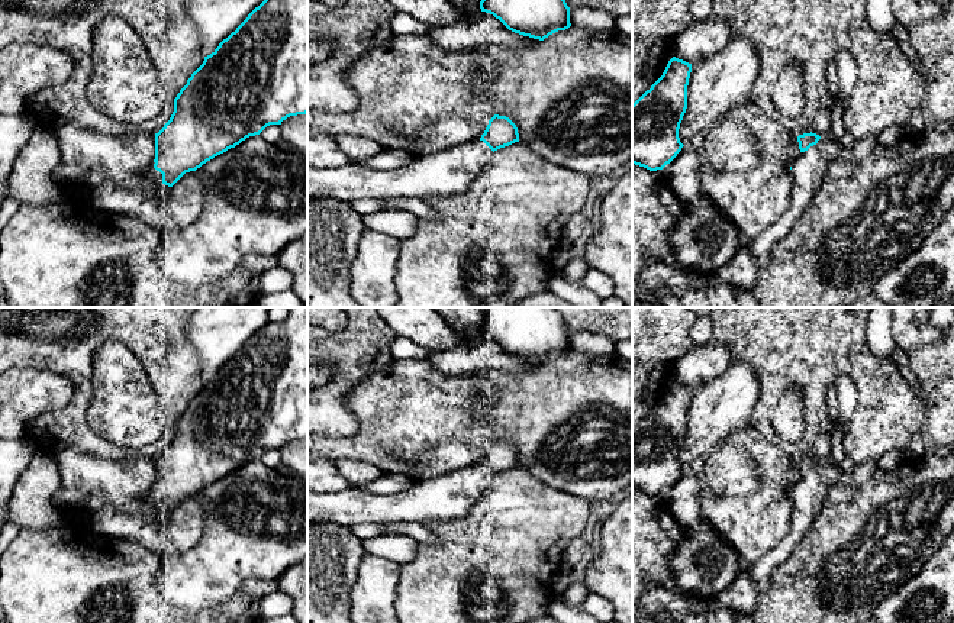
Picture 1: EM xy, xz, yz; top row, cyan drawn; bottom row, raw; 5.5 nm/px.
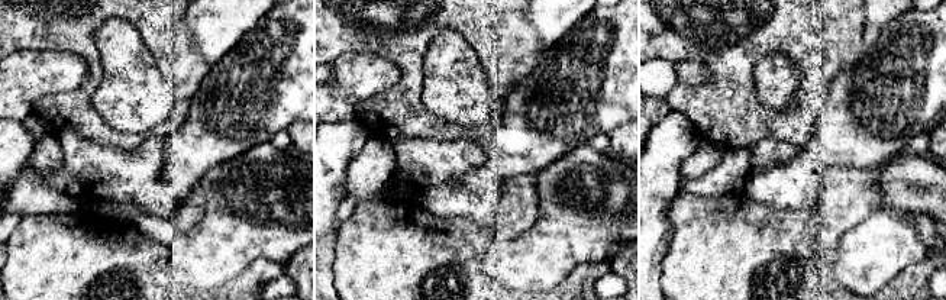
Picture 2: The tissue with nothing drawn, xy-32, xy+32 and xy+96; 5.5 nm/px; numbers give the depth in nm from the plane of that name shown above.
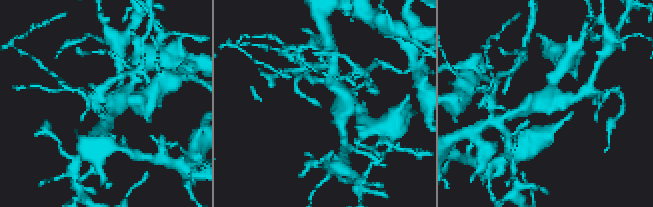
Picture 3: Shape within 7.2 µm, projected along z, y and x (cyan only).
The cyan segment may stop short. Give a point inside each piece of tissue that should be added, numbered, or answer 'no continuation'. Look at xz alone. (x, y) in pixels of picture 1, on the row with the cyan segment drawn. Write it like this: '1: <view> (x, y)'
1: xz (448, 173)

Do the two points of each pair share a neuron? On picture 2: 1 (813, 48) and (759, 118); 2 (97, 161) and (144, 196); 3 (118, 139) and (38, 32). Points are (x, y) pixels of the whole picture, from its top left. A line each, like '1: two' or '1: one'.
1: one
2: one
3: one

